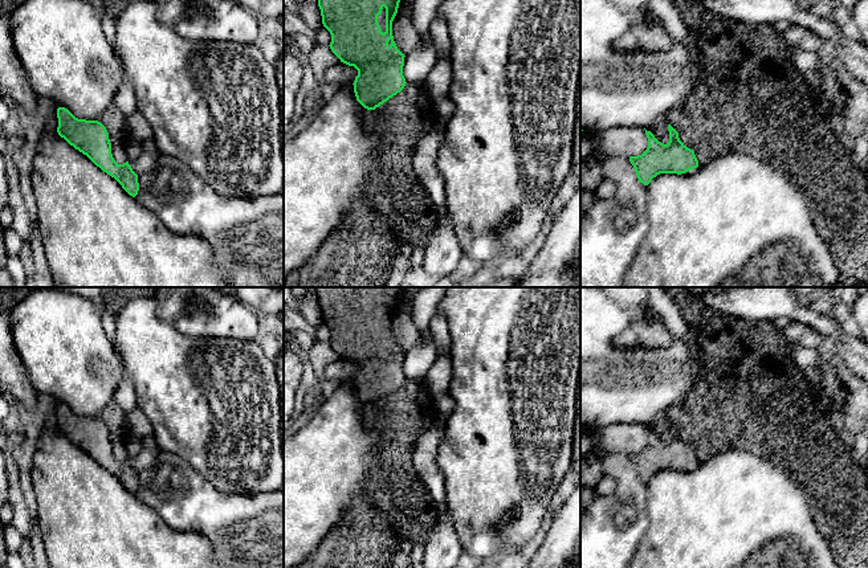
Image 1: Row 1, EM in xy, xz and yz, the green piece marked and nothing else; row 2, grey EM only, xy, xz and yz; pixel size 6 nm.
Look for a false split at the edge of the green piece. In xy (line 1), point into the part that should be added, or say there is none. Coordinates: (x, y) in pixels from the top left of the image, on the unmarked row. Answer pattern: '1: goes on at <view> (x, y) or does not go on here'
1: does not go on here

